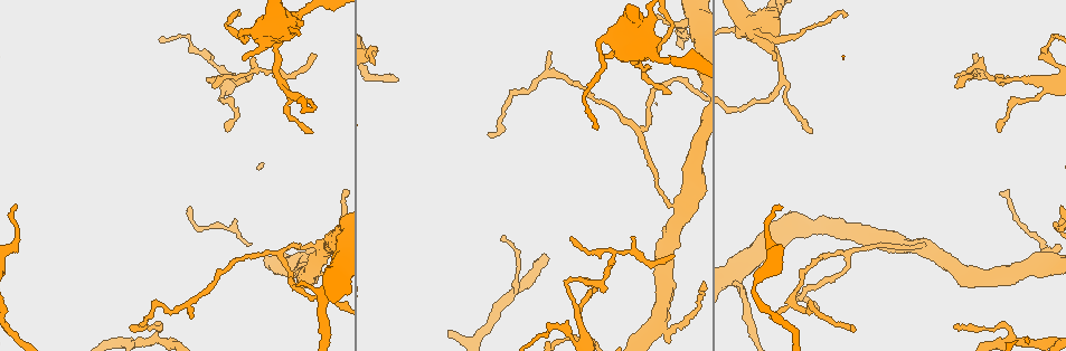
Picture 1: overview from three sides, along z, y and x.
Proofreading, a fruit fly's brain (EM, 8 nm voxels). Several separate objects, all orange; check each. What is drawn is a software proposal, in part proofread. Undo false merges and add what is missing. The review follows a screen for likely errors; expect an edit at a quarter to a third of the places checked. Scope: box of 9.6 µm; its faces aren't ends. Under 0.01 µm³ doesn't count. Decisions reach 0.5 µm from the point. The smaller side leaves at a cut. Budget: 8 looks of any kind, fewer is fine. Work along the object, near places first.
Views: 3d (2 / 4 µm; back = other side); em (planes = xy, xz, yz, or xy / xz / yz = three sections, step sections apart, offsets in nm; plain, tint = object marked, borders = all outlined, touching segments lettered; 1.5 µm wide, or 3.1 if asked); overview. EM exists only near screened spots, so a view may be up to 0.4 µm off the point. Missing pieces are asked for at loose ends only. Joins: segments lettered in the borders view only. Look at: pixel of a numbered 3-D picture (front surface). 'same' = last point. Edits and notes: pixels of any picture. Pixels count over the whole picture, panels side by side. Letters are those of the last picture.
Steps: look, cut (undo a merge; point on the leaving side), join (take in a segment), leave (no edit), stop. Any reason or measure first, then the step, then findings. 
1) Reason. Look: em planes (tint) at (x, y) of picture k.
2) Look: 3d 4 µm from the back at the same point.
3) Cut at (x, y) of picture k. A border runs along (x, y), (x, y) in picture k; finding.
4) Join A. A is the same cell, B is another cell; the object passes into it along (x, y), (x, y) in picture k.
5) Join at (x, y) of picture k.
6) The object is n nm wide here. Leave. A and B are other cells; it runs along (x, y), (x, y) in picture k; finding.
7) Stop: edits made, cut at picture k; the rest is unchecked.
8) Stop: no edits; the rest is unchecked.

Thin end. Look: 3d 4 µm at (375, 62) of picture 1.

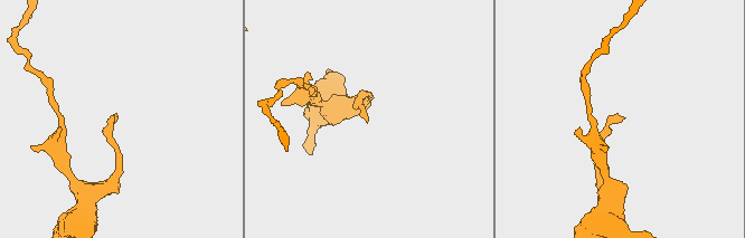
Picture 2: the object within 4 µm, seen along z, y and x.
Look: em planes (tint) at (117, 115) of picture 2.

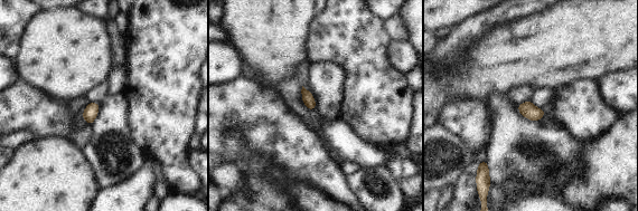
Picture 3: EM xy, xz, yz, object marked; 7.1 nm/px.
What lies round it. Look: em planes (borders) at the same point.

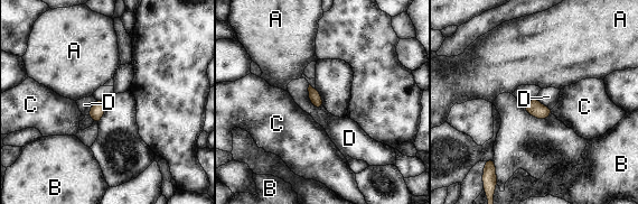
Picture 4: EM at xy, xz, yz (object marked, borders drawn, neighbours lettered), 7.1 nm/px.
The object is 90 nm wide here. Leave. A, B, C and D are other cells; no lettered segment goes on from it.

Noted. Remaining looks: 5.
Free end. Look: 3d 2 µm at (954, 86) of picture 1.

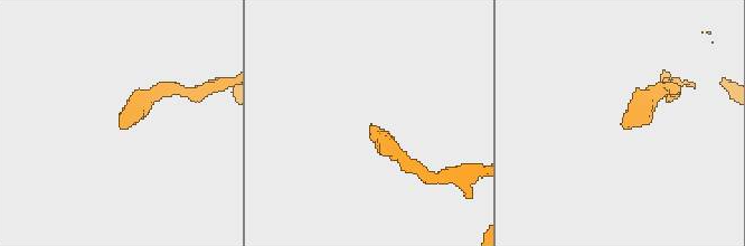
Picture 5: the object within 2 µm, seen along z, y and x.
Now the EM. Look: em planes (borders) at (370, 128) of picture 5.

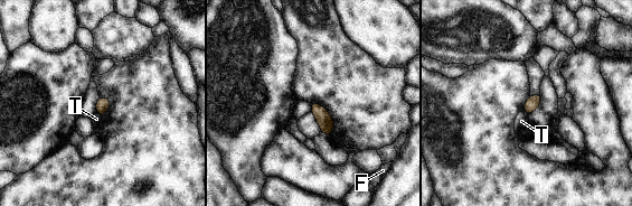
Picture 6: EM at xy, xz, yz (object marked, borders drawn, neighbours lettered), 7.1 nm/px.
Leave. F and T are other cells; a border runs along (522, 111), (528, 114) in picture 6; no lettered segment goes on from it.

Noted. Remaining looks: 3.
Thin arm on a thick one. Look: 3d 4 µm at (682, 204) of picture 1.

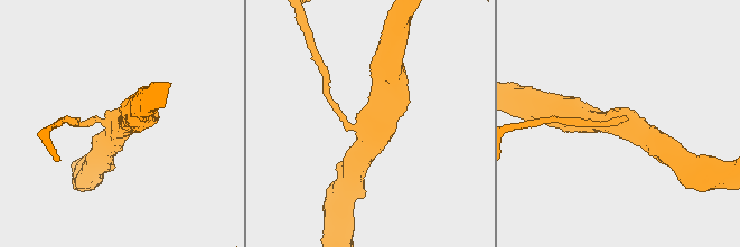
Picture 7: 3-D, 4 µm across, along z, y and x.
3 arms meet here; shape alone is not enough. Look: em planes (plain) at (114, 121) of picture 7.

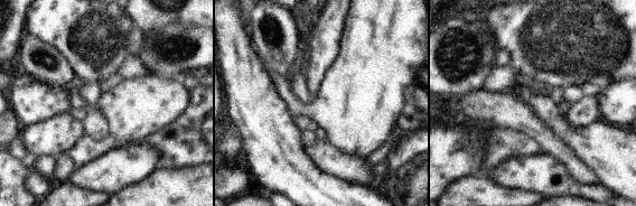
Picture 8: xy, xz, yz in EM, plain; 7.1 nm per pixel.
See the neighbours. Look: em planes (borders) at the same point.

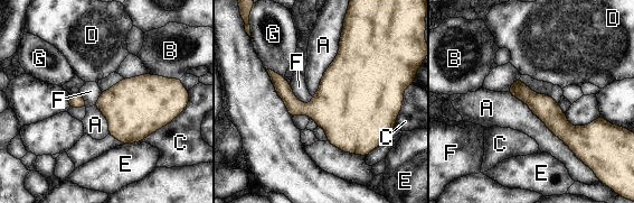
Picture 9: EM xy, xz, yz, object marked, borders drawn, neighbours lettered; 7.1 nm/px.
The longest contact is with A, 750 nm. Leave. A, B, C, D, E, F and G are other cells; one cell here.

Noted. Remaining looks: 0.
Stop: no edits; the rest is unchecked.

